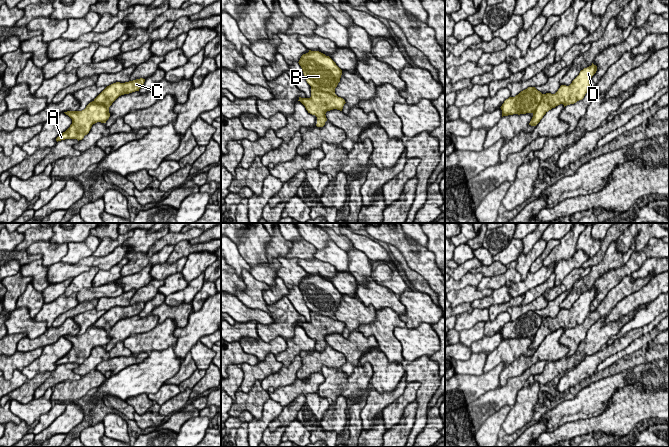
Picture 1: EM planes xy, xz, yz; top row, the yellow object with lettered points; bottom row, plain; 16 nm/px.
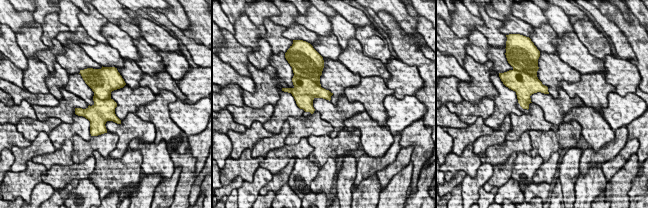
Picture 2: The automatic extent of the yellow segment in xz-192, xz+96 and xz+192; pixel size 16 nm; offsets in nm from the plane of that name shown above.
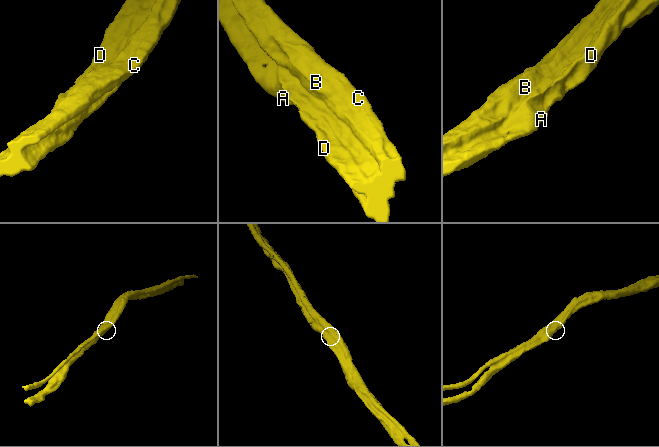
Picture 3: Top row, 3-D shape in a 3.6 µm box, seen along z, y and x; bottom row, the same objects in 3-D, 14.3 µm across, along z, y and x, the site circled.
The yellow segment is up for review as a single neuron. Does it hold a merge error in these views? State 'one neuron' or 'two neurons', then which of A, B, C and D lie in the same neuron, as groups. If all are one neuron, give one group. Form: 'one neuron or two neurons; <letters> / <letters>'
two neurons; A D / B C

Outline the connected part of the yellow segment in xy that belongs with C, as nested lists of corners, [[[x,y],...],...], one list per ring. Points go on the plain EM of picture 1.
[[[140,302],[133,305],[120,307],[116,306],[107,310],[95,323],[94,326],[109,332],[112,327],[121,319],[129,318],[143,310],[145,303]]]

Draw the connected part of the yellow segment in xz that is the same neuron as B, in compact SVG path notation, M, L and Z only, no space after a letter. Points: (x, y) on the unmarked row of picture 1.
M309 274L301 280L298 287L311 311L337 320L335 312L340 306L342 294L329 280L319 275Z

